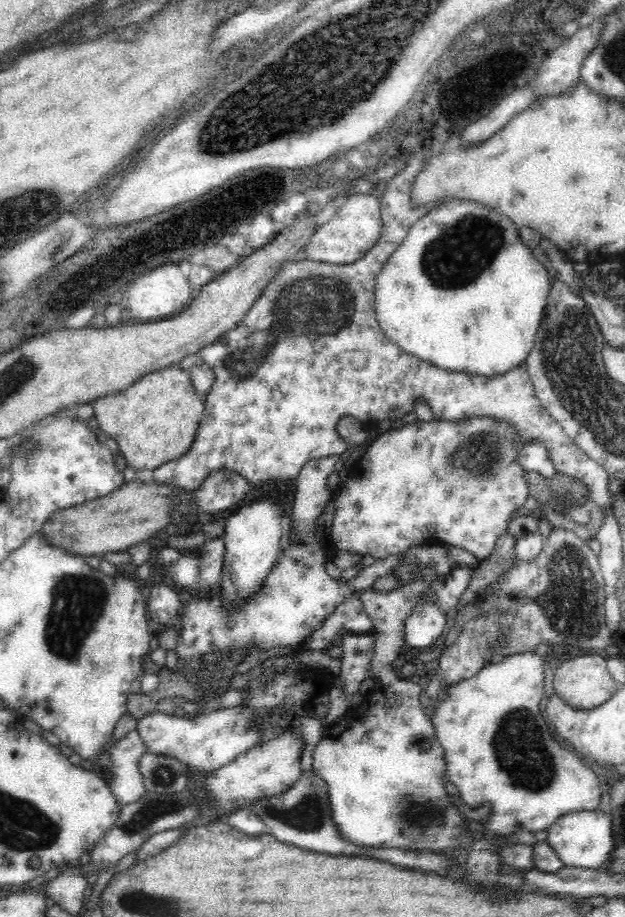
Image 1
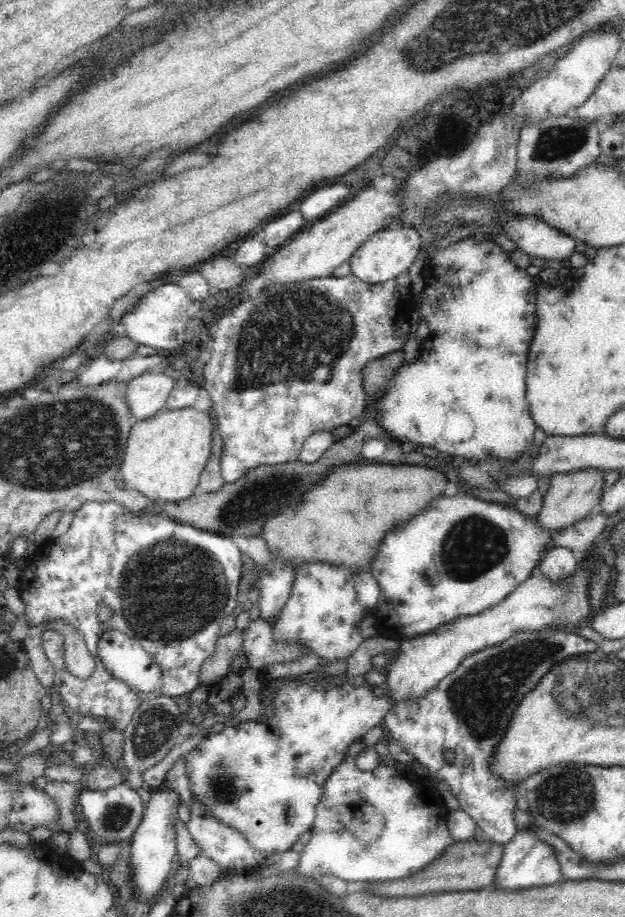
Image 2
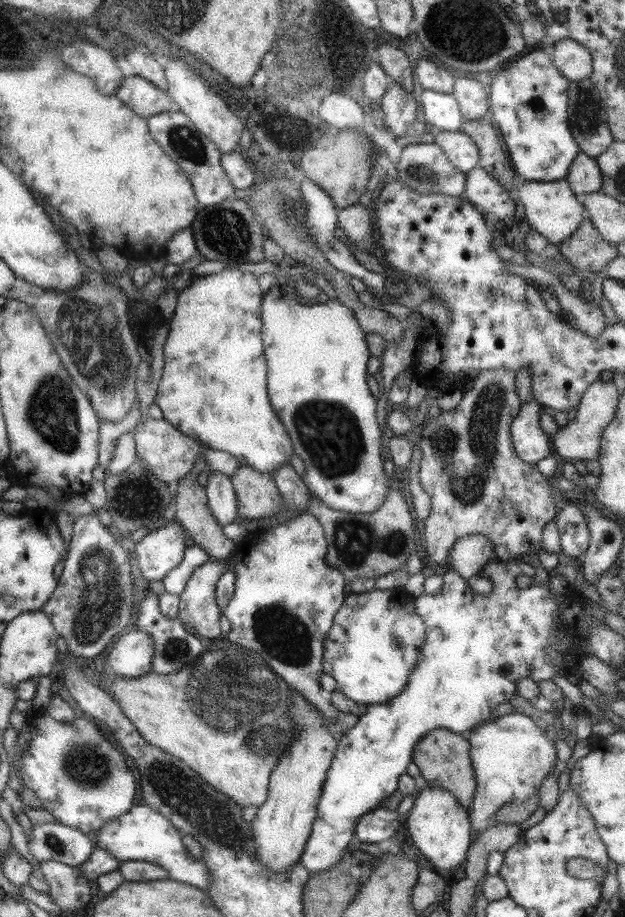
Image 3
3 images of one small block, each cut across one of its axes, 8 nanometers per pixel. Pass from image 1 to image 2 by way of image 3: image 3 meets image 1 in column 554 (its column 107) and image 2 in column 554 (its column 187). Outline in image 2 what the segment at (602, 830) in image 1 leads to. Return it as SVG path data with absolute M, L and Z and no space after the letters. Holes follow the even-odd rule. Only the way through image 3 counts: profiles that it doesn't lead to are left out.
M520 830L510 842L503 844L502 856L494 873L491 888L516 892L516 890L532 890L532 888L552 886L561 880L563 880L561 868L552 849L545 843L536 840L530 830L527 832Z

